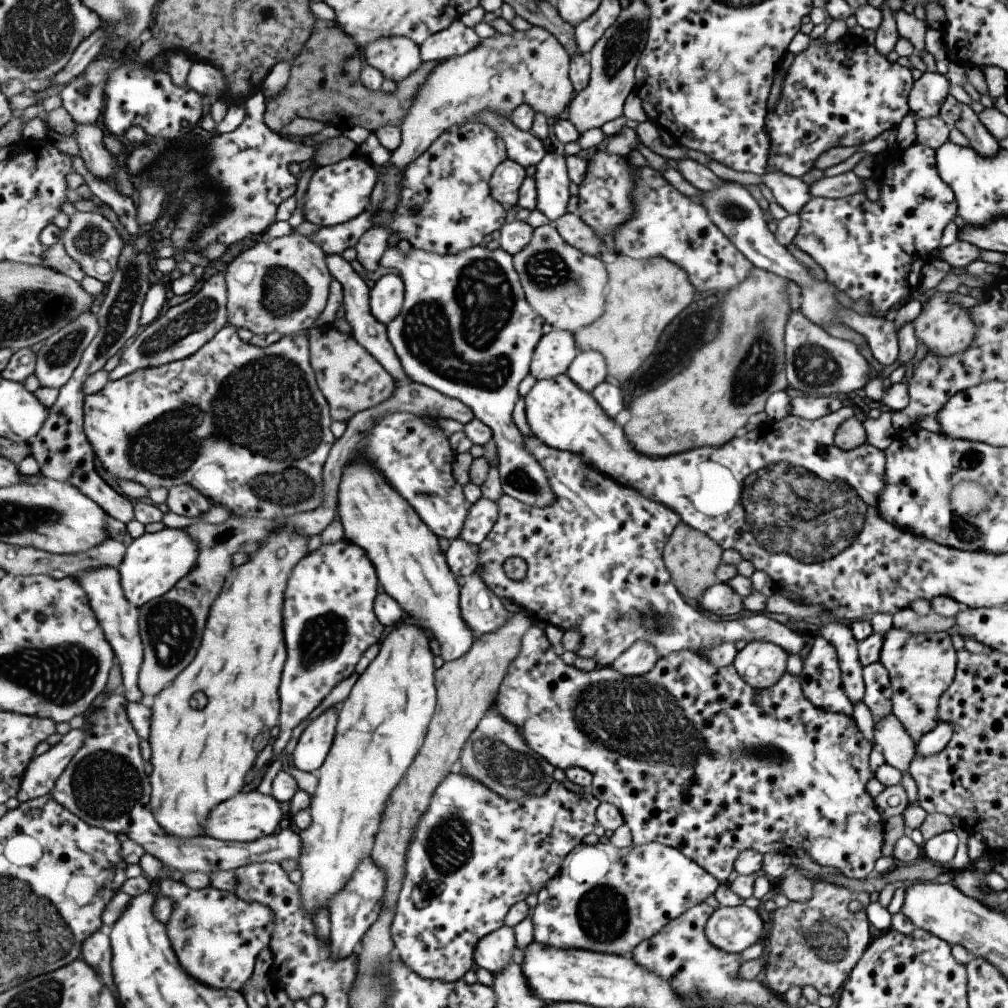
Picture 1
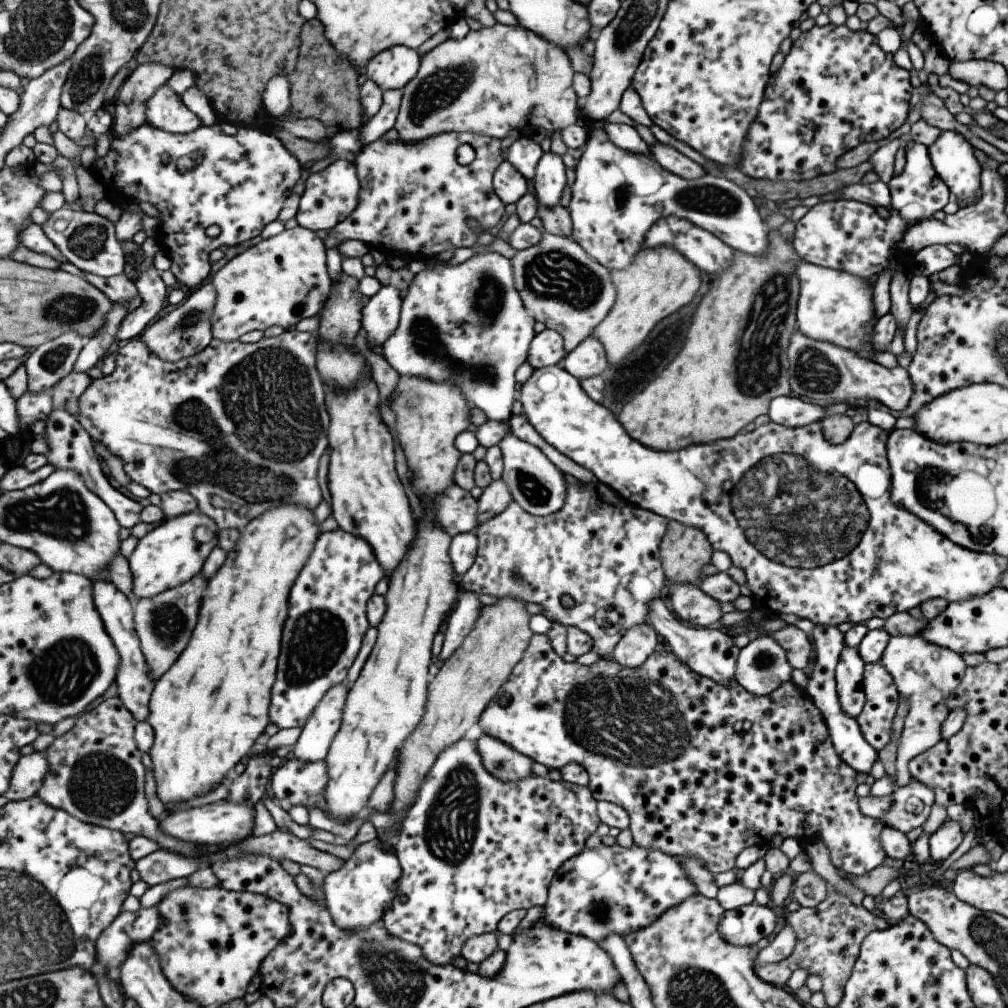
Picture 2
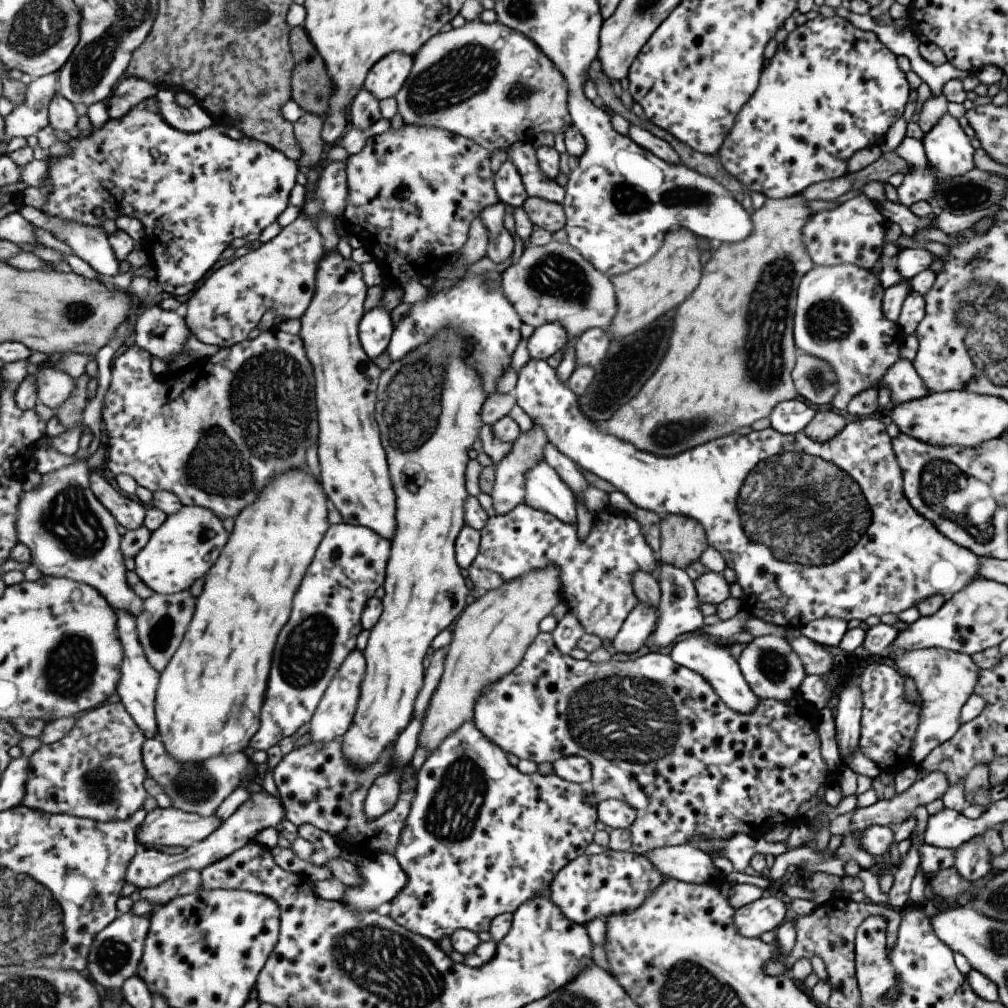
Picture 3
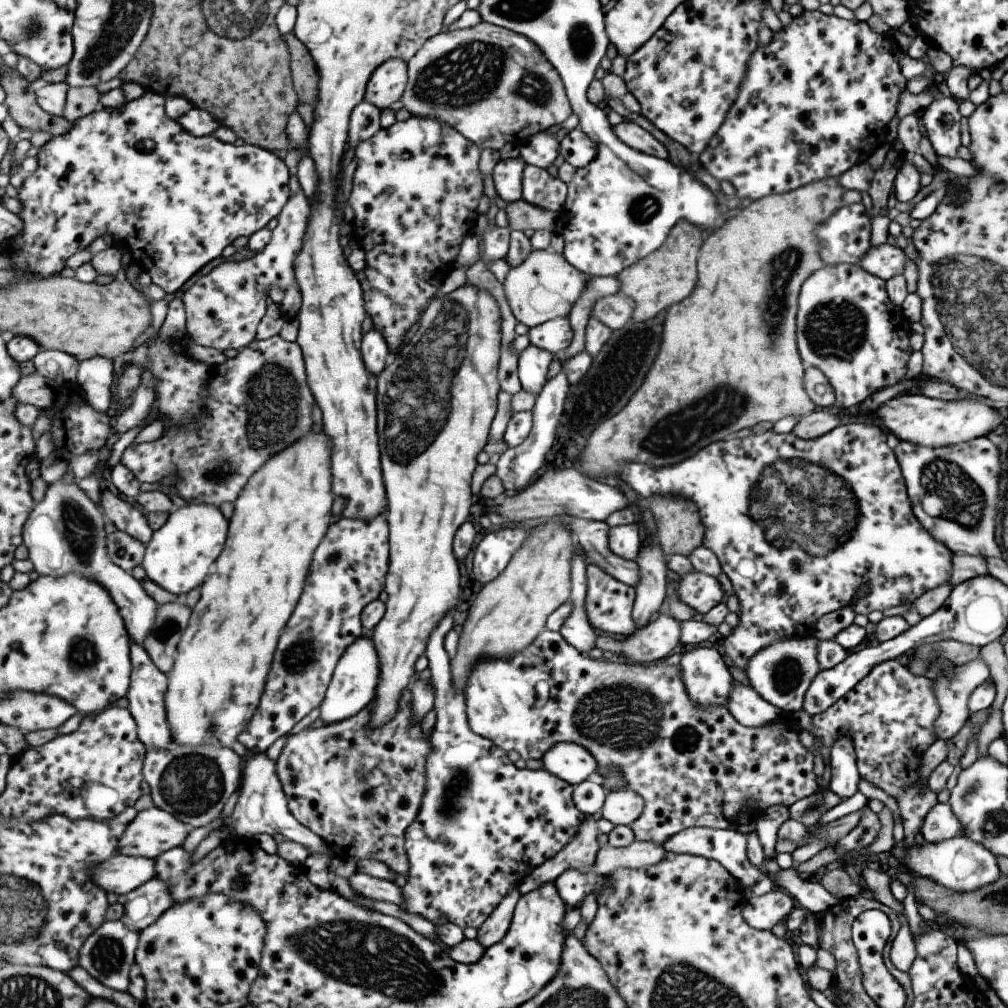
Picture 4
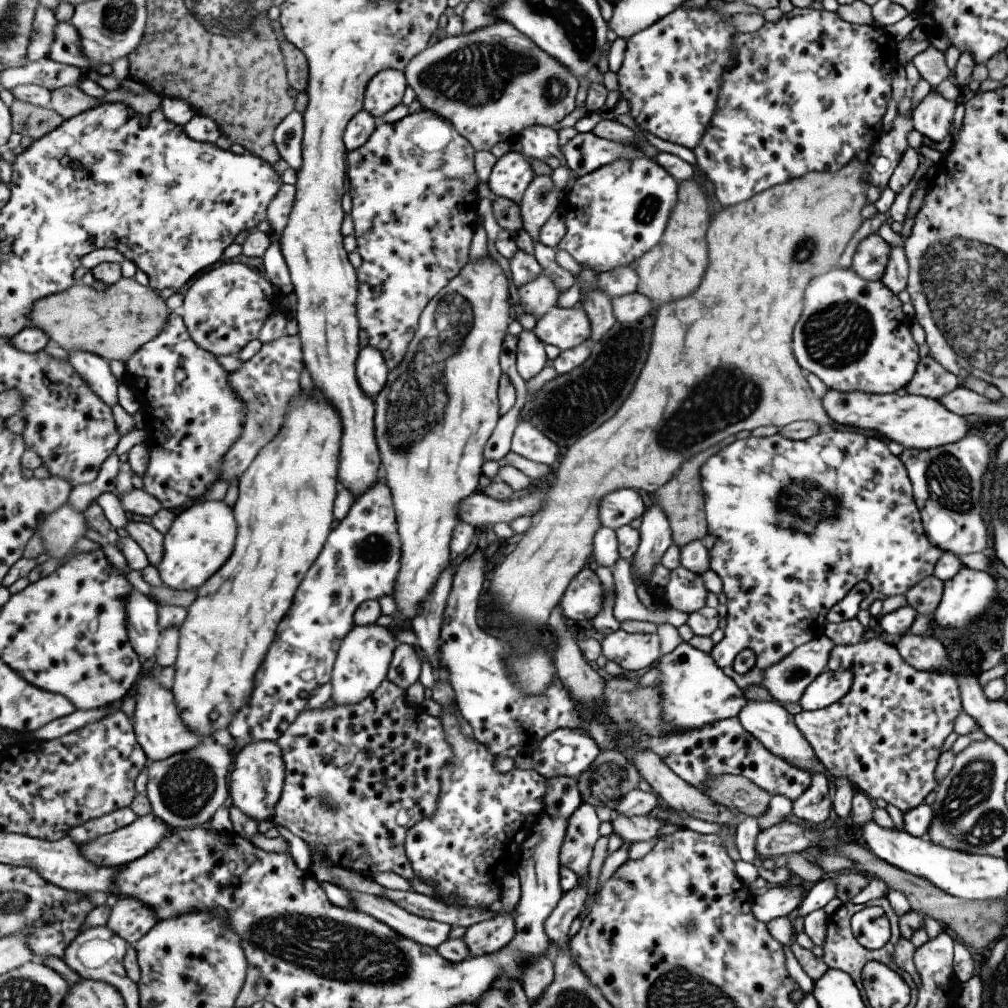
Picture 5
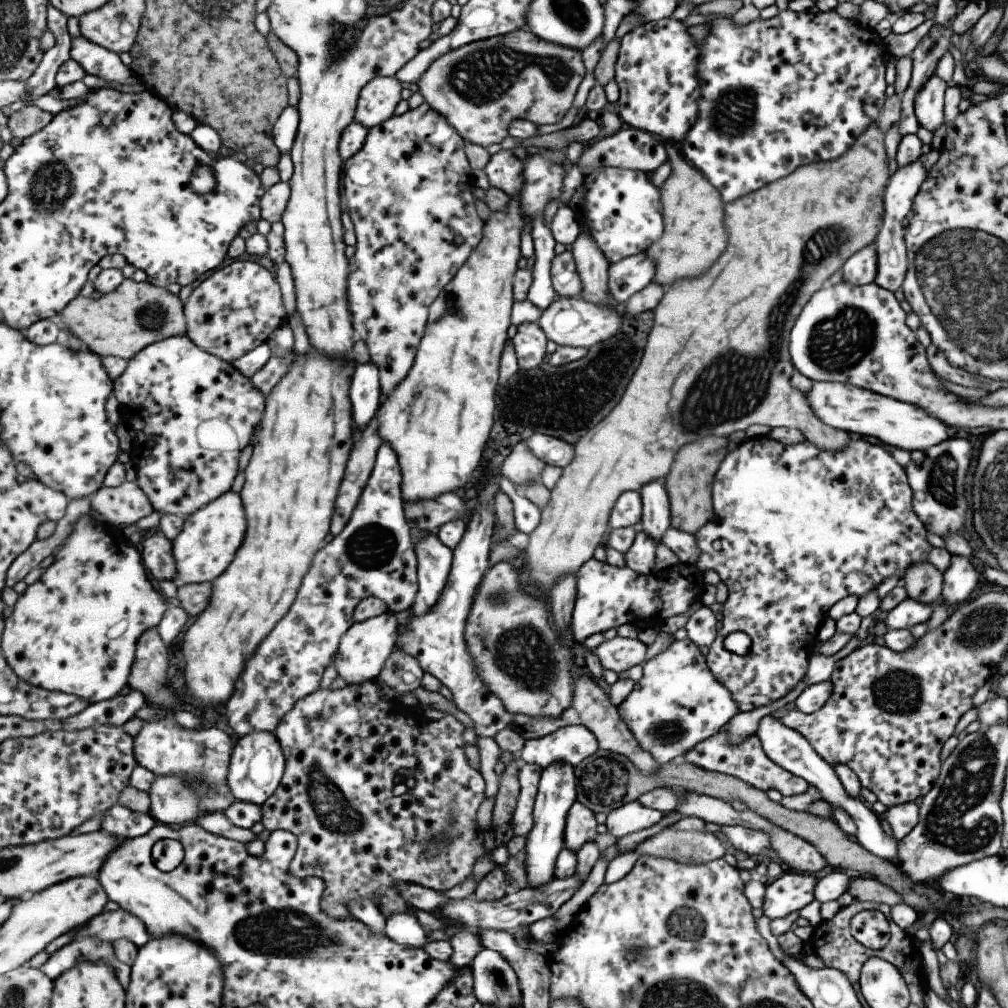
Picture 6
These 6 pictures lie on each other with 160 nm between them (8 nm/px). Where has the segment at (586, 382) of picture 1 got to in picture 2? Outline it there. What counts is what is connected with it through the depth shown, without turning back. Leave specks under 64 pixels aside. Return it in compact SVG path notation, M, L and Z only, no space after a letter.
M592 335L566 356L562 366L577 379L585 380L602 376L610 362L603 344Z

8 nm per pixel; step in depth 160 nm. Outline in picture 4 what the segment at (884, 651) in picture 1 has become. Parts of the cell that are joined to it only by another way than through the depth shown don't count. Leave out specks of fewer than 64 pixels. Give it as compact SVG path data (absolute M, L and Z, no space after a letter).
M979 656L974 660L966 662L962 666L955 666L953 663L951 664L954 666L954 676L951 679L948 679L947 677L931 676L931 680L934 684L934 695L940 708L938 717L934 722L936 739L950 739L963 728L963 725L968 721L970 716L970 712L967 708L970 692L974 688L977 688L979 684L990 678L987 665Z

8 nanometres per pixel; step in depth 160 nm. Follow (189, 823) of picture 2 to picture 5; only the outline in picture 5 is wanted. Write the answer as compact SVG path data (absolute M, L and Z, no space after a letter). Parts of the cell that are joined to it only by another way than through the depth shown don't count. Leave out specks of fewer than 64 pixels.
M151 813L147 816L139 817L132 825L82 844L80 851L96 867L115 867L119 869L156 849L170 834L171 830L172 828L169 828L161 817Z

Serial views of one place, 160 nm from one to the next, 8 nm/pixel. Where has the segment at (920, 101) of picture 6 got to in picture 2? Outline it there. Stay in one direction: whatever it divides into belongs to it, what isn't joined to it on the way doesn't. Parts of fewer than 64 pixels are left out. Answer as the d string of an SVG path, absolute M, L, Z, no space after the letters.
M953 130L939 132L935 142L927 148L927 154L929 154L934 172L947 186L949 193L955 196L956 202L958 203L961 200L965 207L975 204L980 195L981 167L973 156L973 151L974 148L967 143L967 140L959 132L953 132Z

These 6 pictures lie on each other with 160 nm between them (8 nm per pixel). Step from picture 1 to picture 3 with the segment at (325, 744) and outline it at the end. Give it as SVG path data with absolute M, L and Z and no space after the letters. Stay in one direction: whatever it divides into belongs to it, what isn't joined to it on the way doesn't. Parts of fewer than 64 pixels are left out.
M355 649L346 658L342 668L339 669L334 680L331 681L330 688L326 690L325 696L319 703L318 709L310 722L310 730L306 740L313 740L316 743L331 742L337 737L343 737L351 728L361 698L362 684L366 677L367 667L368 662L362 650Z

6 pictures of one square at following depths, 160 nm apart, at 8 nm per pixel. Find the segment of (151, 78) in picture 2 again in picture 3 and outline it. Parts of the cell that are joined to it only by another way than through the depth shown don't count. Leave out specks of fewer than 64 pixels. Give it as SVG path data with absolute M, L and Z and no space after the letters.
M125 77L106 102L109 118L124 118L131 109L138 107L144 100L155 97L159 91L149 81L137 77Z

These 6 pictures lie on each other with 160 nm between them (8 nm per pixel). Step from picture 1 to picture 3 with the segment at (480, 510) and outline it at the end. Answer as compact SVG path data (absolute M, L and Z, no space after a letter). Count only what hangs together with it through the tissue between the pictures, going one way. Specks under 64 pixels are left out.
M534 422L533 428L521 433L521 436L514 442L511 452L508 452L508 455L501 459L501 462L498 462L495 466L497 474L495 488L491 494L495 514L507 514L523 502L527 492L528 473L541 461L545 460L545 447L549 443L551 442L546 428Z

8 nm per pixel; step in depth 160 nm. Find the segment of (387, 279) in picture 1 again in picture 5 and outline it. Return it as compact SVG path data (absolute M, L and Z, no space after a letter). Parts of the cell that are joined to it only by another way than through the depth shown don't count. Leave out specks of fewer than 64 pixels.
M370 344L363 348L358 358L357 375L359 386L362 386L367 396L375 396L383 390L387 382L390 368L385 357Z

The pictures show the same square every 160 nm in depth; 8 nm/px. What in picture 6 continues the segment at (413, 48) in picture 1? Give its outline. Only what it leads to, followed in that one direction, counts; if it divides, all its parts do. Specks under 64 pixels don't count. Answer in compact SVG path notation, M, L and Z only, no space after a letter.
M383 76L371 81L359 98L355 121L373 129L395 117L395 110L403 100L402 83L398 77Z

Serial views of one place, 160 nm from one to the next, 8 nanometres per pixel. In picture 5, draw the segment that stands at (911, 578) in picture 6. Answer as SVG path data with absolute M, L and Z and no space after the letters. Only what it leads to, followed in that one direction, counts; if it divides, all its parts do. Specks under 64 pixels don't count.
M933 574L919 579L909 590L905 592L906 604L916 614L925 615L931 618L933 611L937 608L942 595L943 583Z

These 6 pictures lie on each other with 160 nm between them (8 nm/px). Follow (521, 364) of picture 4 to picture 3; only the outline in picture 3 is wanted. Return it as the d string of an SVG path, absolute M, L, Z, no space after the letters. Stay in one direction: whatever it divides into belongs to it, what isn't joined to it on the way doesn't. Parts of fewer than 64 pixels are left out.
M531 358L518 372L518 385L515 395L519 406L531 415L535 423L543 425L548 432L551 443L556 444L566 455L569 455L579 466L610 482L617 491L623 491L637 506L655 511L659 516L669 514L687 515L700 522L706 533L706 542L716 550L725 561L726 567L735 572L735 580L741 587L742 606L747 609L749 616L764 617L765 622L771 622L785 629L798 629L804 624L821 617L837 617L846 621L859 619L864 621L868 616L883 615L904 611L915 607L918 602L931 595L940 594L945 600L951 598L960 588L977 577L978 556L966 548L953 544L945 538L926 518L917 514L907 502L902 491L901 471L892 451L891 438L886 431L886 419L882 421L873 418L861 418L846 424L825 442L818 443L803 431L784 435L771 427L760 431L751 431L745 436L729 434L707 444L695 446L674 457L658 457L647 451L639 450L633 443L625 442L605 431L604 425L596 425L580 409L578 394L564 383L558 375L558 370L549 366L545 360Z

